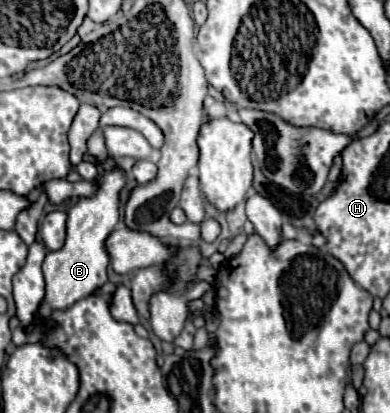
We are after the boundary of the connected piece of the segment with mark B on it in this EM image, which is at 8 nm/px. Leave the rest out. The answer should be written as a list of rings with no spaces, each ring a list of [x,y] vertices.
[[[114,169],[102,175],[102,185],[94,197],[80,199],[70,211],[68,211],[68,221],[66,221],[66,243],[58,251],[48,251],[42,269],[44,269],[44,279],[46,279],[46,295],[38,307],[36,313],[36,323],[24,327],[26,333],[32,333],[40,321],[46,321],[52,311],[62,311],[72,307],[76,301],[88,297],[94,289],[102,287],[108,277],[106,277],[106,267],[110,263],[110,257],[106,253],[104,241],[112,233],[114,225],[120,219],[118,213],[118,193],[124,187],[124,171]]]

